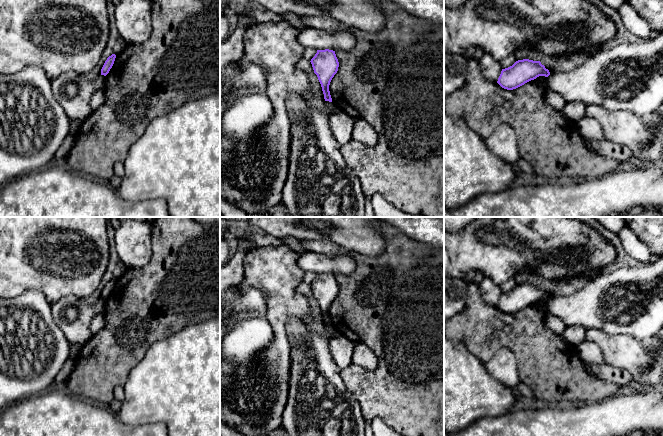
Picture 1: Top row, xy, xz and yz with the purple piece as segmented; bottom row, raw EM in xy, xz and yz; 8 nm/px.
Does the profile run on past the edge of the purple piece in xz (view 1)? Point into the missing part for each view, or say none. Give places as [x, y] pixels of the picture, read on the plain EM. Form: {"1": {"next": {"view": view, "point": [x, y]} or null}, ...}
{"1": {"next": null}}

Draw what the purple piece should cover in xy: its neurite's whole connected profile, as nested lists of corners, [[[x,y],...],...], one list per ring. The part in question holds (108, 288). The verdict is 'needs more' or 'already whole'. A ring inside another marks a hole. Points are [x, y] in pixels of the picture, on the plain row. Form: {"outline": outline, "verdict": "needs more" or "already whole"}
{"outline": [[[112,278],[111,280],[109,280],[107,282],[107,284],[105,285],[105,287],[101,293],[101,299],[106,300],[109,297],[110,293],[112,292],[113,288],[114,288],[115,282],[116,282],[115,278]]], "verdict": "already whole"}

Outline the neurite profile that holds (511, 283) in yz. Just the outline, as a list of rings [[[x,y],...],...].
[[[513,277],[501,285],[501,291],[502,293],[508,292],[512,290],[515,286],[516,286],[516,278]]]

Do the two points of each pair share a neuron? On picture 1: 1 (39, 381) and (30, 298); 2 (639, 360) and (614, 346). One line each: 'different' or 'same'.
1: same
2: same

